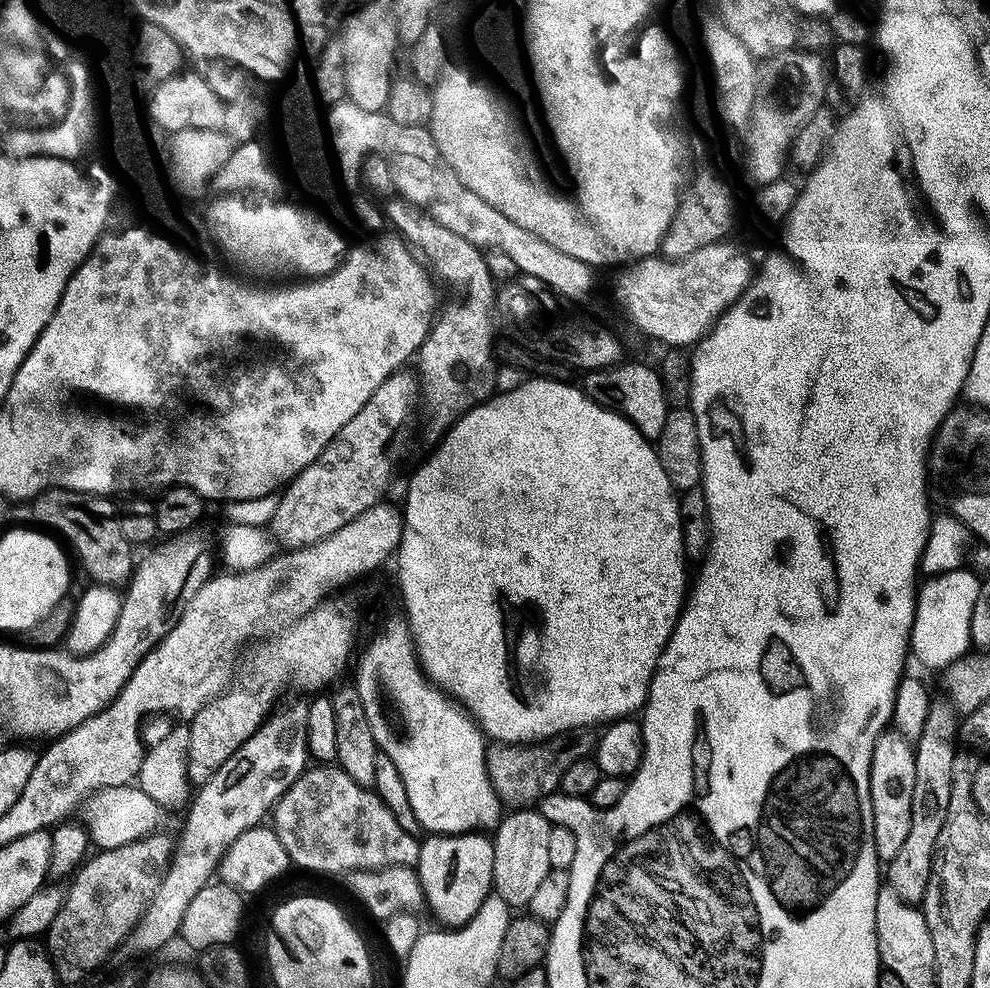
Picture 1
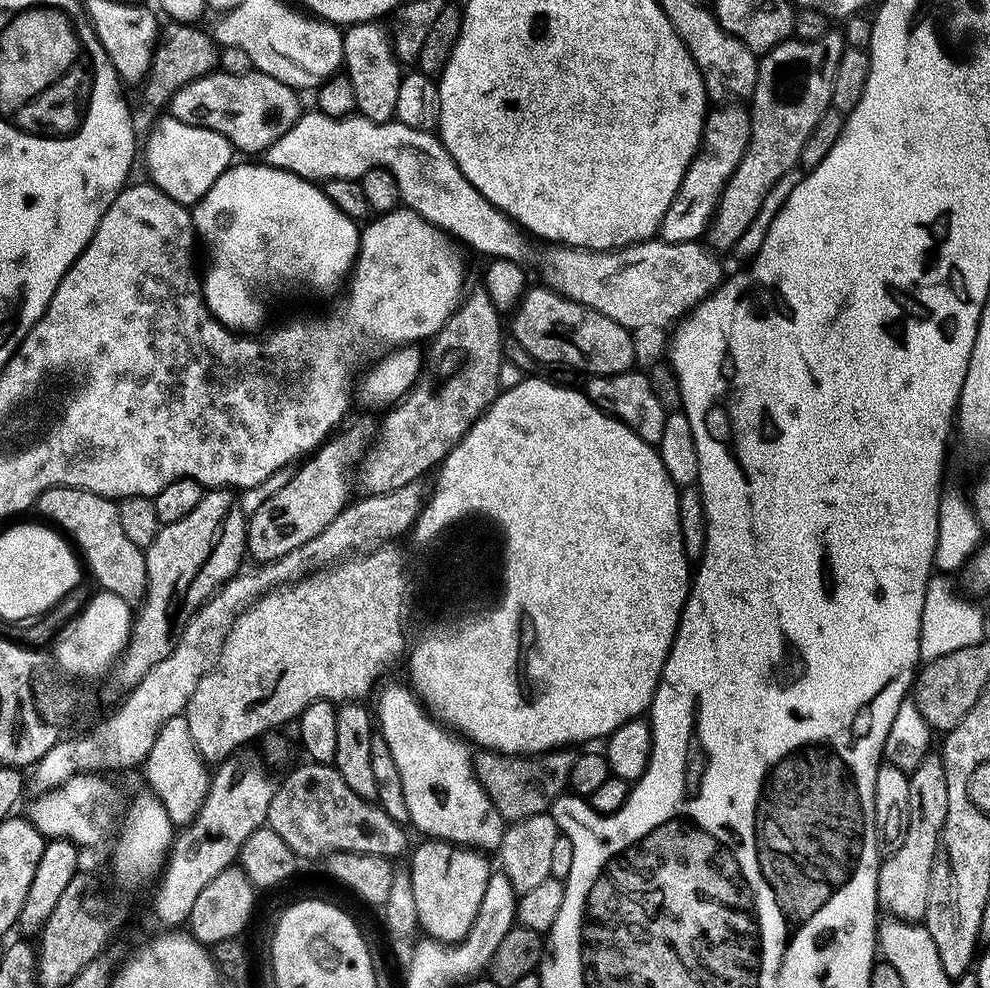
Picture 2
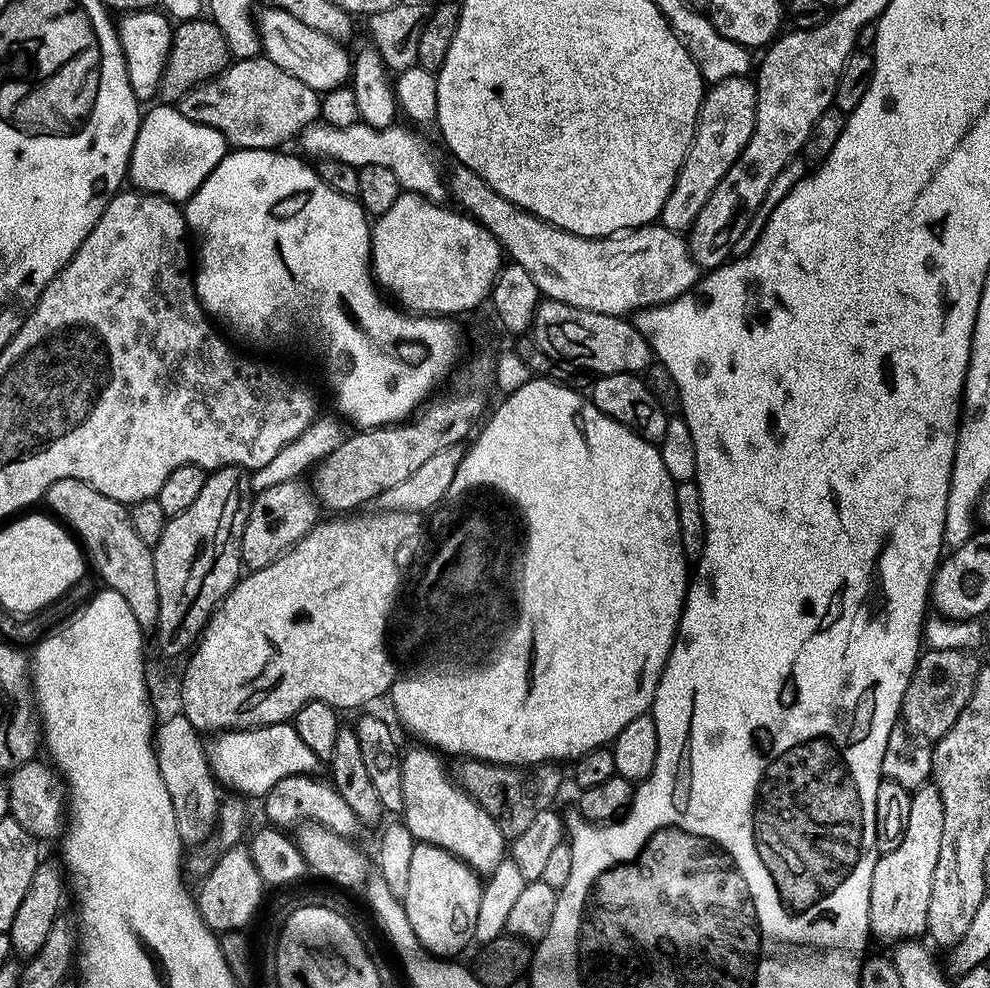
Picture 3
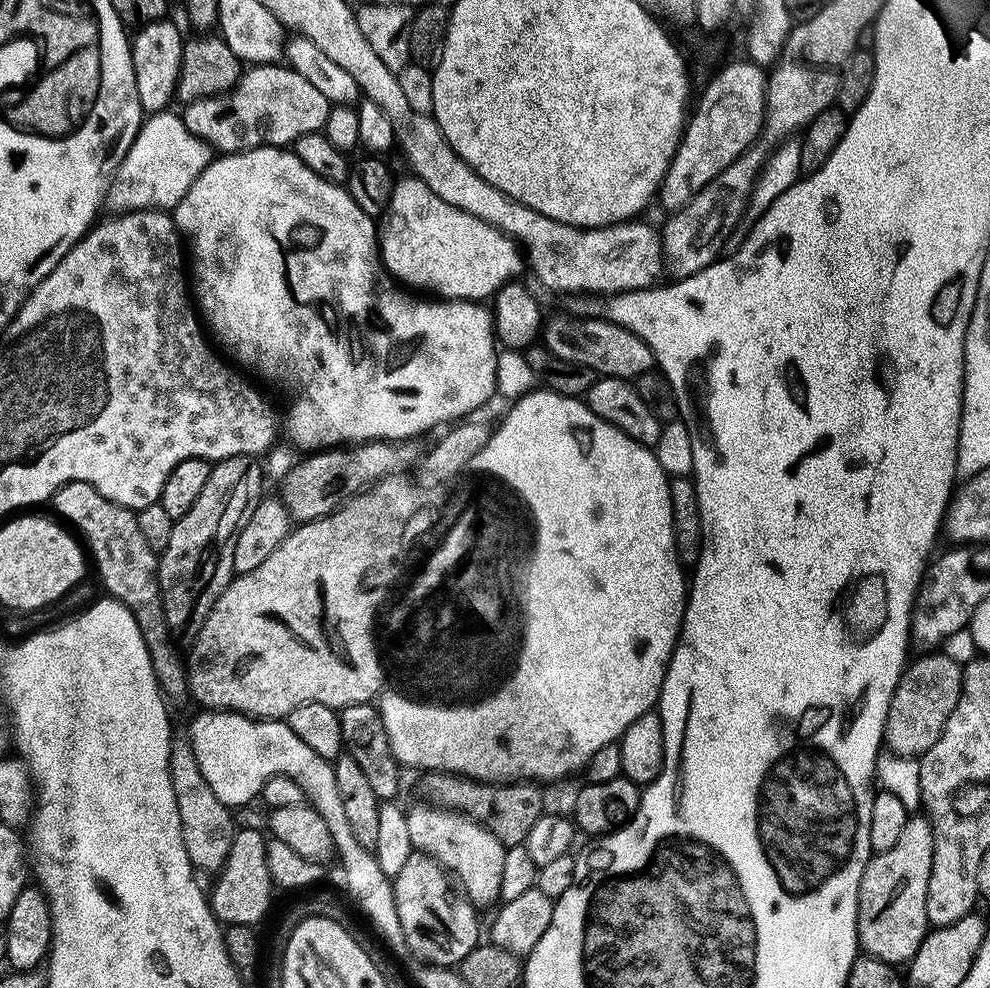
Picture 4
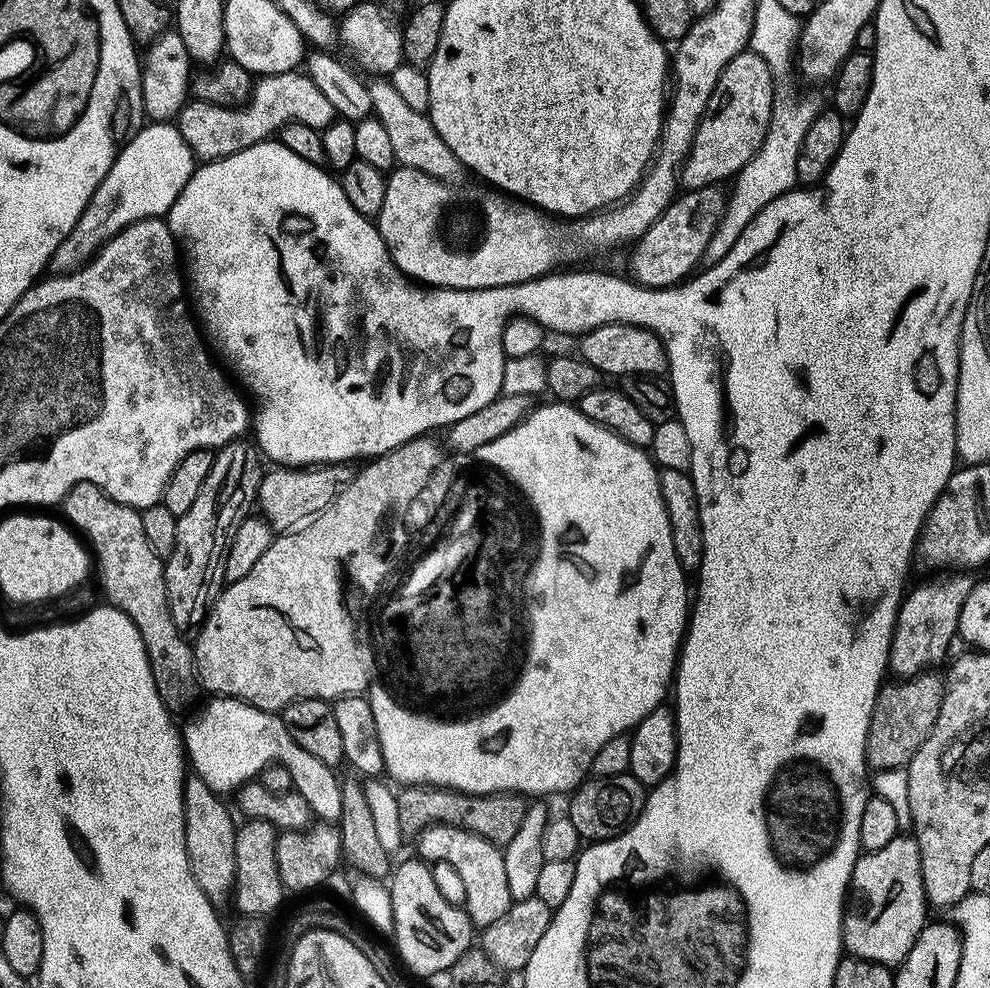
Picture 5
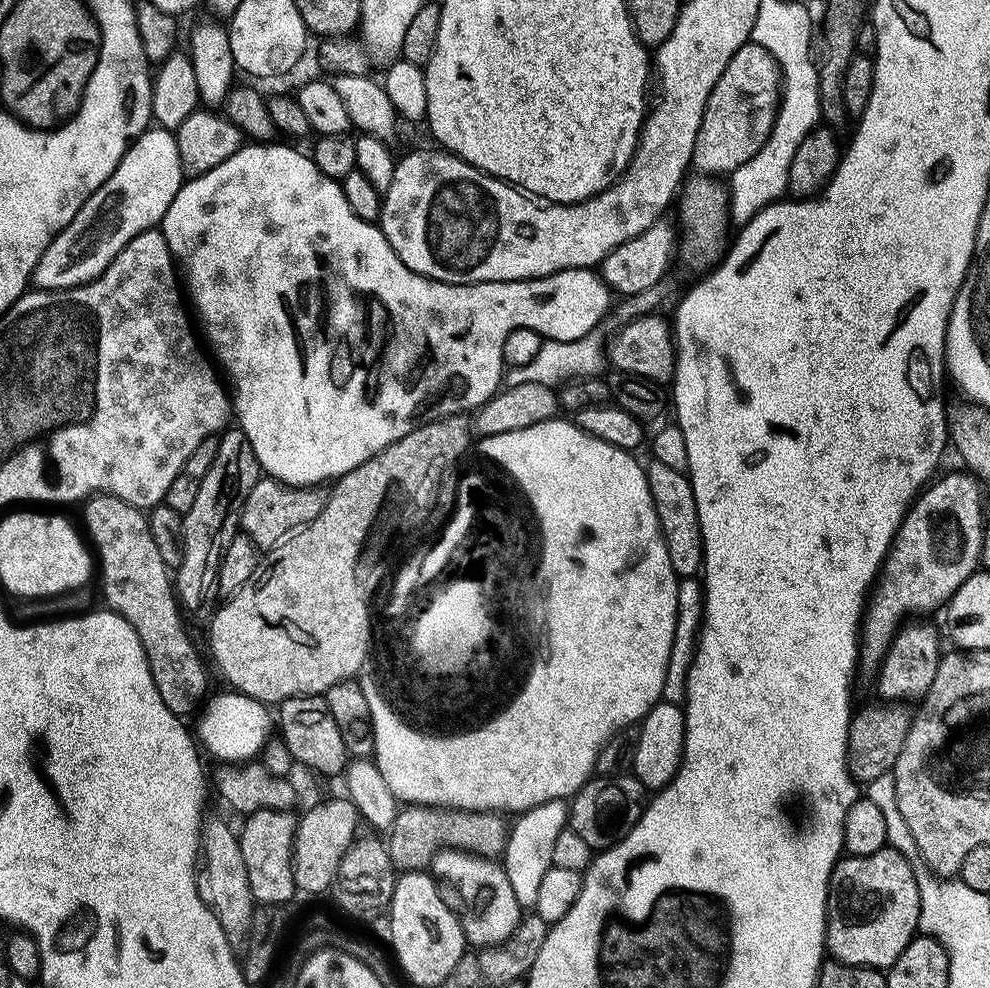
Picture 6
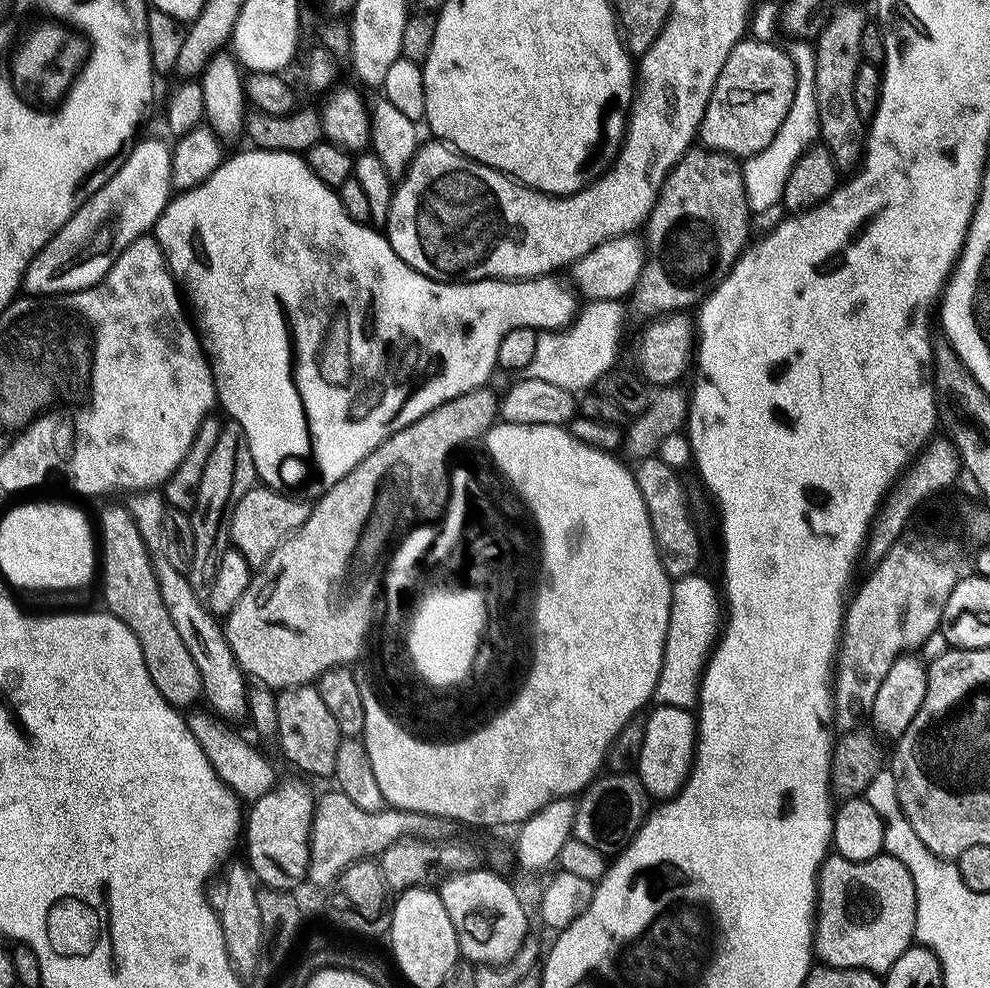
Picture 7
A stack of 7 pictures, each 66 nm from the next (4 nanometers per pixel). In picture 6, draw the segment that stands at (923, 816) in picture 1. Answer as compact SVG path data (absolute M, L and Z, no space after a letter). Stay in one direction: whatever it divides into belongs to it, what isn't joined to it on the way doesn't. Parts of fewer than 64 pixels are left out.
M893 846L865 856L845 855L828 883L826 952L833 961L887 970L917 935L920 884L912 864Z

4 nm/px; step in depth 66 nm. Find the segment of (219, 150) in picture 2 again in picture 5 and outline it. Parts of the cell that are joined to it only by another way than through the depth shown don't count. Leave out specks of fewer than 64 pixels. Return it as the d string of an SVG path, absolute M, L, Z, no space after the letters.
M148 122L135 135L136 137L132 141L129 139L117 151L112 169L106 174L106 178L102 178L102 182L98 186L98 190L92 195L92 201L86 206L82 218L78 218L74 230L60 243L58 250L53 254L52 264L57 273L67 274L79 270L83 264L87 264L99 252L106 241L117 236L126 226L139 220L155 220L167 217L178 198L178 194L182 194L186 182L196 171L198 161L193 156L190 146L186 146L180 129L176 127L175 123Z

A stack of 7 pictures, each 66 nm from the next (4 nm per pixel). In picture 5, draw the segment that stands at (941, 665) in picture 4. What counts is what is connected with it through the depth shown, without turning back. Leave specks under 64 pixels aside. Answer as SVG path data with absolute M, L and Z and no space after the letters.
M924 673L920 676L900 678L896 684L885 683L879 694L876 696L876 704L872 708L872 721L868 727L868 767L880 772L887 768L903 769L908 761L912 760L913 754L918 750L918 746L924 742L934 722L937 720L938 710L941 708L941 700L944 697L944 683L937 673Z

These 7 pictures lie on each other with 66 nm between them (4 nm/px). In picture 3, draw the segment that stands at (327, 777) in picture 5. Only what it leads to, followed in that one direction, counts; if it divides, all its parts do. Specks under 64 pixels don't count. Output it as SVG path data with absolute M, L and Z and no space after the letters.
M290 722L271 724L270 727L232 729L215 735L211 740L205 752L217 783L245 797L262 798L282 778L313 775L320 766L317 755L302 742L295 725Z

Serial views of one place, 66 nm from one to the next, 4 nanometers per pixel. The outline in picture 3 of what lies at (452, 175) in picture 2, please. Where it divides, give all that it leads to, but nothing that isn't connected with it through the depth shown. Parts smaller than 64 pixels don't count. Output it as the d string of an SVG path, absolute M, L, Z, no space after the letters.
M317 122L315 124L311 124L309 128L304 129L304 131L300 133L298 137L298 144L301 144L301 146L304 147L310 155L316 156L315 158L337 160L338 162L344 162L346 164L349 164L350 166L354 166L358 170L366 166L386 166L386 168L394 174L394 177L396 177L397 182L400 184L400 187L401 189L403 189L403 191L416 192L420 196L425 196L428 200L434 200L437 202L443 201L445 199L443 196L446 196L446 180L445 177L442 175L442 168L440 172L440 164L438 161L436 161L435 154L432 153L431 150L428 149L427 144L420 137L415 136L415 134L412 133L410 129L400 127L401 126L393 126L390 128L372 128L369 124L361 122L355 124L354 126L346 126L345 128L335 128L334 126L330 126L329 124Z

